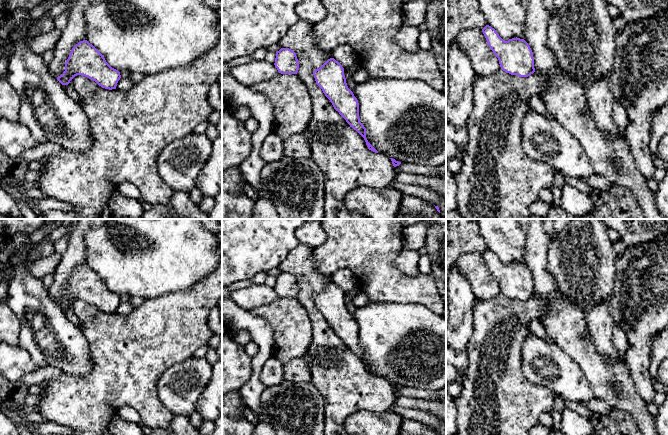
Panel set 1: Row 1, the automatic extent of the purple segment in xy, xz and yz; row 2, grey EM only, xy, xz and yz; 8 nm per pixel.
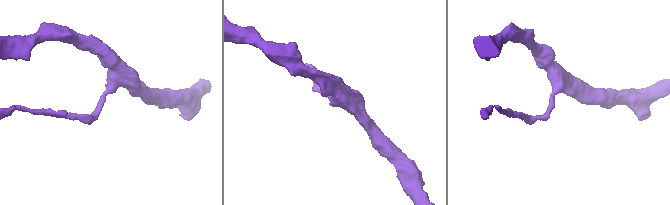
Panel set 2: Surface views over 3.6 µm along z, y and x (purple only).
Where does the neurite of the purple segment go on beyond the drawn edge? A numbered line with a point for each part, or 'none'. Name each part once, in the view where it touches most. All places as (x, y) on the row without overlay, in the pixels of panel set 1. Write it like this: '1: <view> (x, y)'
none

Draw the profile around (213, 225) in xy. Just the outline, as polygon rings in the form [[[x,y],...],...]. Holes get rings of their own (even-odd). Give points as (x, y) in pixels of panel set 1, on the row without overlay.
[[[198,219],[206,230],[215,234],[222,232],[222,219]]]

